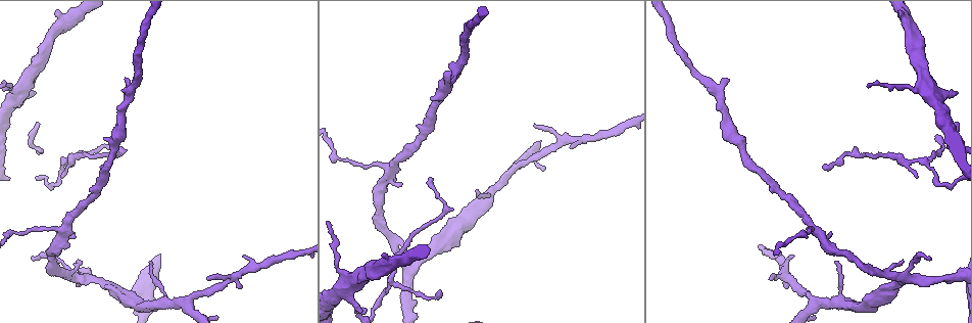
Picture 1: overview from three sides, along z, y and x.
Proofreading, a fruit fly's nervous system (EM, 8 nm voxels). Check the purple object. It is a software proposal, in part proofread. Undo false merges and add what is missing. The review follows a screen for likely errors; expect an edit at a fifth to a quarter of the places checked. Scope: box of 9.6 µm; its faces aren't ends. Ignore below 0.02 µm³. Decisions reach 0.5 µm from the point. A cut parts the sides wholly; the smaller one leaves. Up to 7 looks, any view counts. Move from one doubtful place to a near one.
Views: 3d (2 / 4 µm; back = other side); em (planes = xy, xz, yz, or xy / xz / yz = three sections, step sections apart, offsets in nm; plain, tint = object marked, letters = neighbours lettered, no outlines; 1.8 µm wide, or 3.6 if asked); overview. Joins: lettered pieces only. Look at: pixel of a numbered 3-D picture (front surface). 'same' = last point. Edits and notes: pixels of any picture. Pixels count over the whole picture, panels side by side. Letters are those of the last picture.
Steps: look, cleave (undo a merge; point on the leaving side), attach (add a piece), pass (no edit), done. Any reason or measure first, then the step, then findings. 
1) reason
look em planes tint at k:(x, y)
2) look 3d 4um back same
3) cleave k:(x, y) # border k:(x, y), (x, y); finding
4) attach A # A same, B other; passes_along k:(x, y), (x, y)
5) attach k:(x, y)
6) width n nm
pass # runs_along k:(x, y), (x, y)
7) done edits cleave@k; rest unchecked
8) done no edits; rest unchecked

free end
look 3d 4um back at 1:(916, 176)

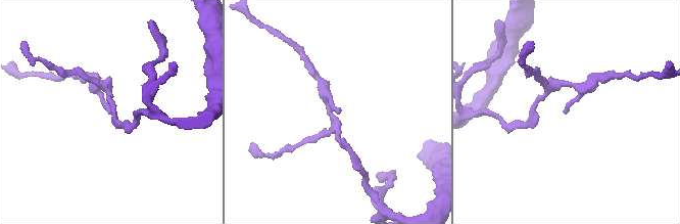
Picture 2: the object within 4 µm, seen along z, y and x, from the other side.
look em planes letters at 2:(565, 111)

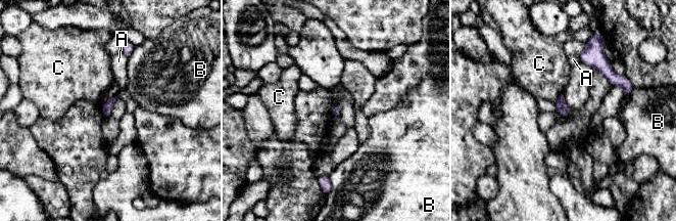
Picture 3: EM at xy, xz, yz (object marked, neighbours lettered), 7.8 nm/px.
pass # A other, B other, C other; none of them fits

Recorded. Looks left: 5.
tapers out
look 3d 2um back at 1:(440, 293)

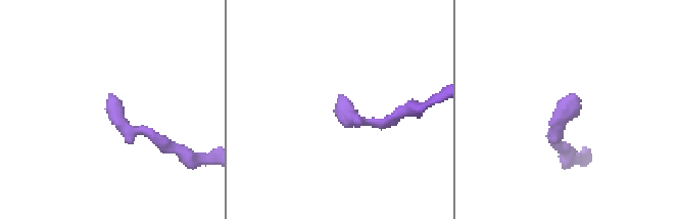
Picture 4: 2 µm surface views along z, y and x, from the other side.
look em xz step 8 tint at 4:(107, 100)

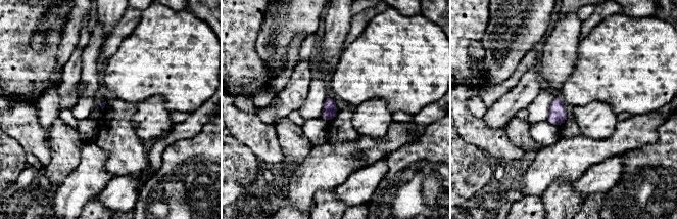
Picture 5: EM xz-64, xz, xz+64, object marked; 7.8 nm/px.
look em planes letters same

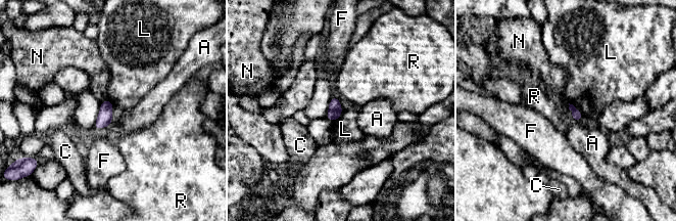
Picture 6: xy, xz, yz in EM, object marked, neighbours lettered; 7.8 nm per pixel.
pass # A other, C other, F other, L other, N other, R other; border 6:(569, 102), (583, 116); none of them fits

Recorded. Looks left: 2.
thin end
look em planes tint at 1:(823, 166)

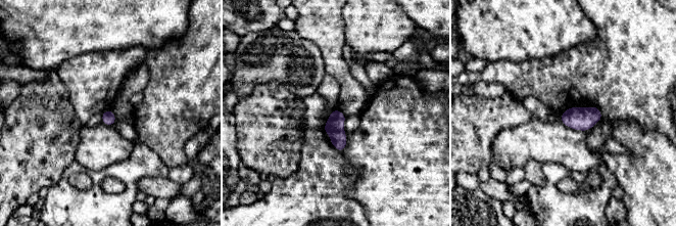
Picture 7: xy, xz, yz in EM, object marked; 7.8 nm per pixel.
see the neighbours
look em planes letters same

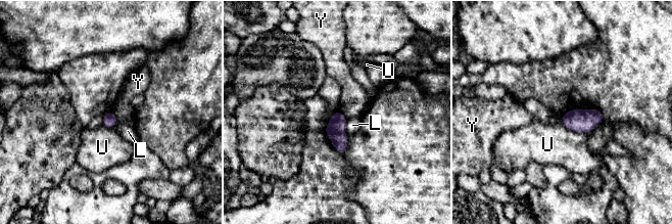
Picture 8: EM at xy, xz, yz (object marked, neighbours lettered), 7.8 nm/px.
pass # L other, U other, Y other; border 8:(112, 110), (117, 122); none of them fits

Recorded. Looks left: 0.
done no edits; rest unchecked

